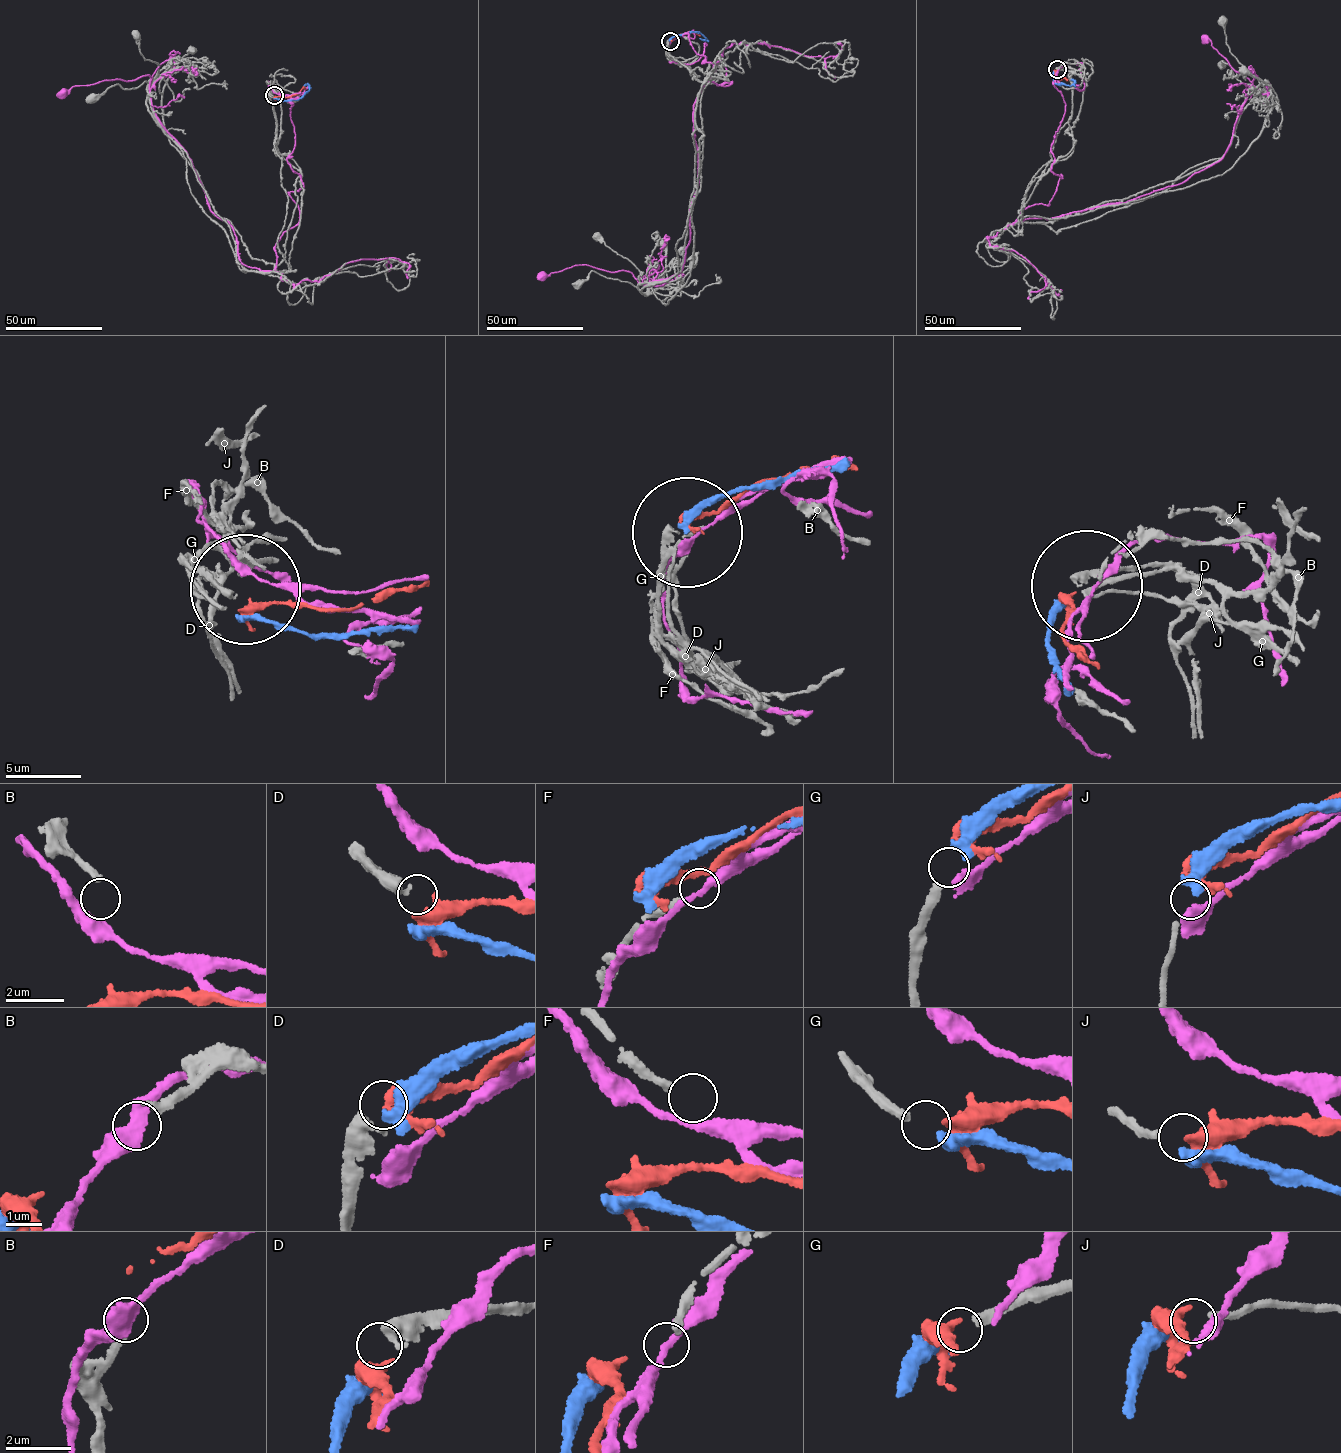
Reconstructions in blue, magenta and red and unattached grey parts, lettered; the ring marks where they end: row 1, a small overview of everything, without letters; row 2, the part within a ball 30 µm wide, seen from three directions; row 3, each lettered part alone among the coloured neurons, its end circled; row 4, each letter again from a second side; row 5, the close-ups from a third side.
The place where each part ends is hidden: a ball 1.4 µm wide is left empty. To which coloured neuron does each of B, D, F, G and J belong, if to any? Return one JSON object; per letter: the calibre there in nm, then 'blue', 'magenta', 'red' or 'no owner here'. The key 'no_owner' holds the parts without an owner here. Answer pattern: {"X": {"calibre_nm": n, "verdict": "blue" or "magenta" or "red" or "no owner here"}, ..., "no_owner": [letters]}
{"B": {"calibre_nm": 240, "verdict": "no owner here"}, "D": {"calibre_nm": 500, "verdict": "no owner here"}, "F": {"calibre_nm": 240, "verdict": "no owner here"}, "G": {"calibre_nm": 280, "verdict": "blue"}, "J": {"calibre_nm": 180, "verdict": "red"}, "no_owner": ["B", "D", "F"]}

